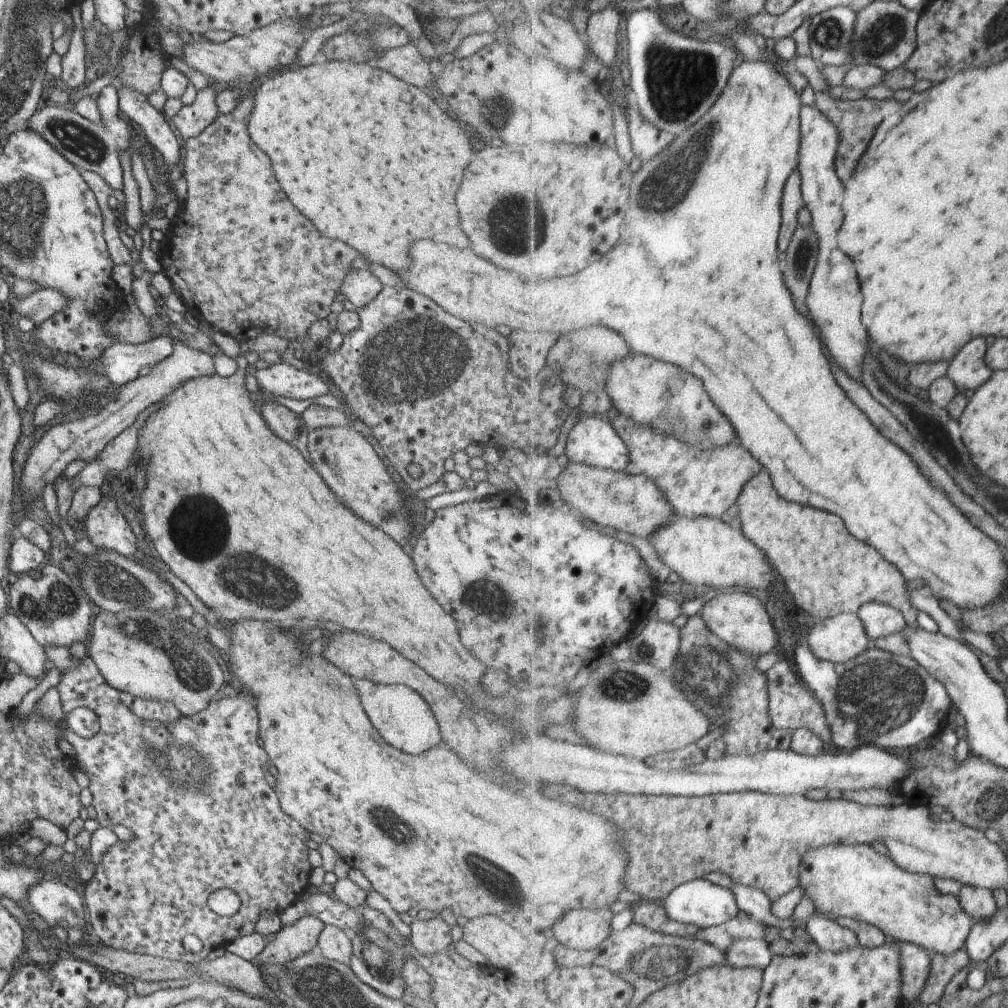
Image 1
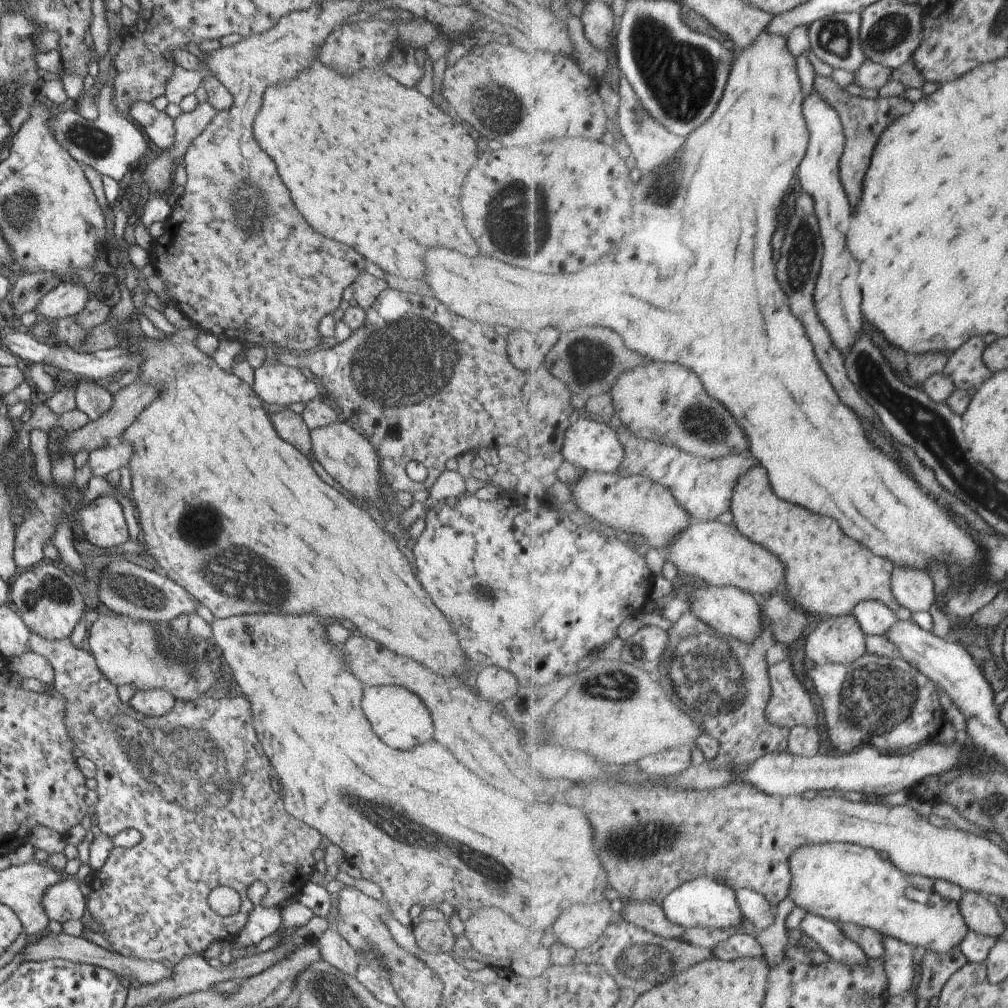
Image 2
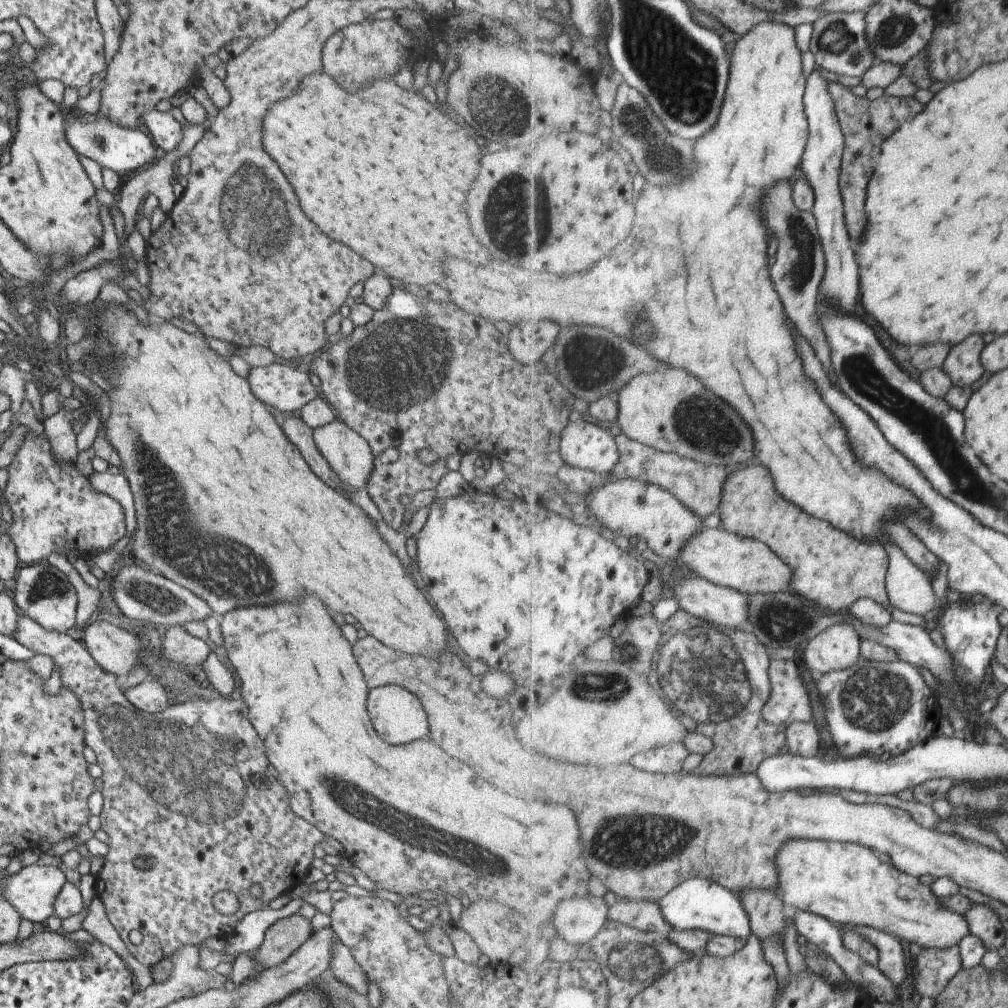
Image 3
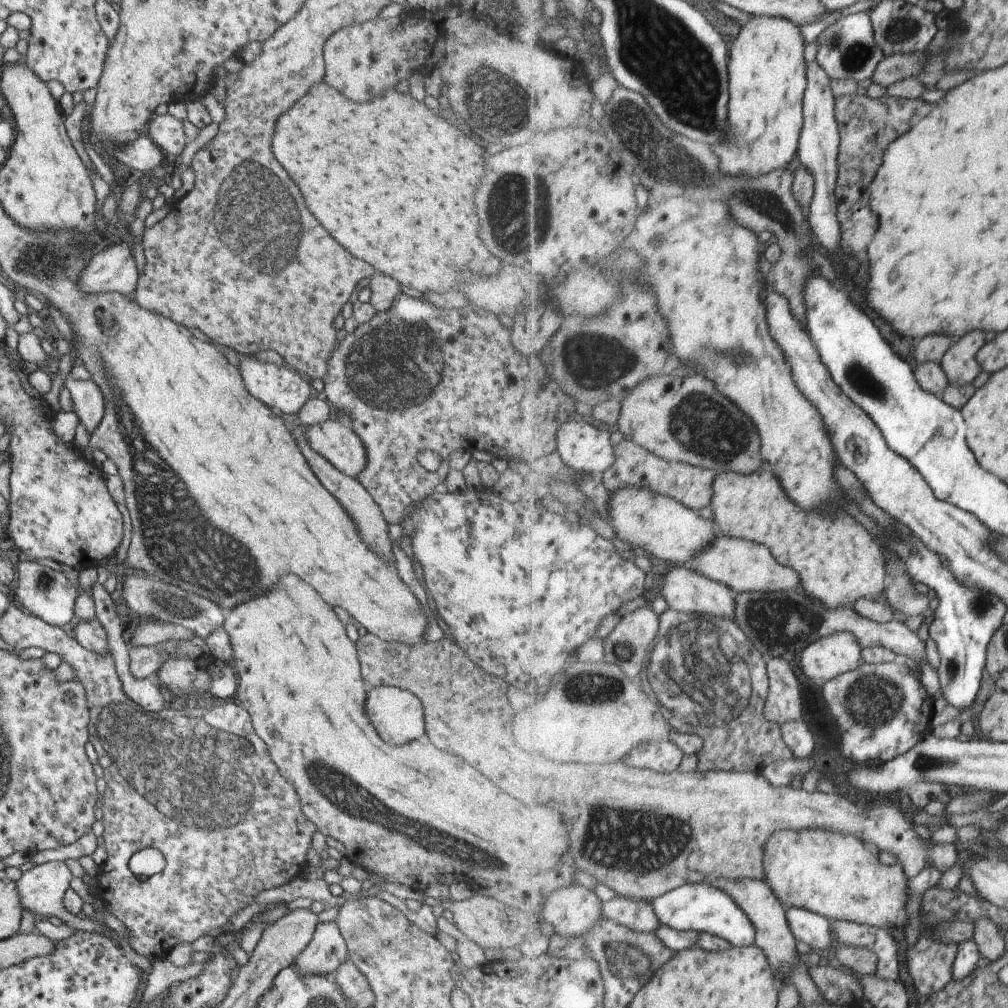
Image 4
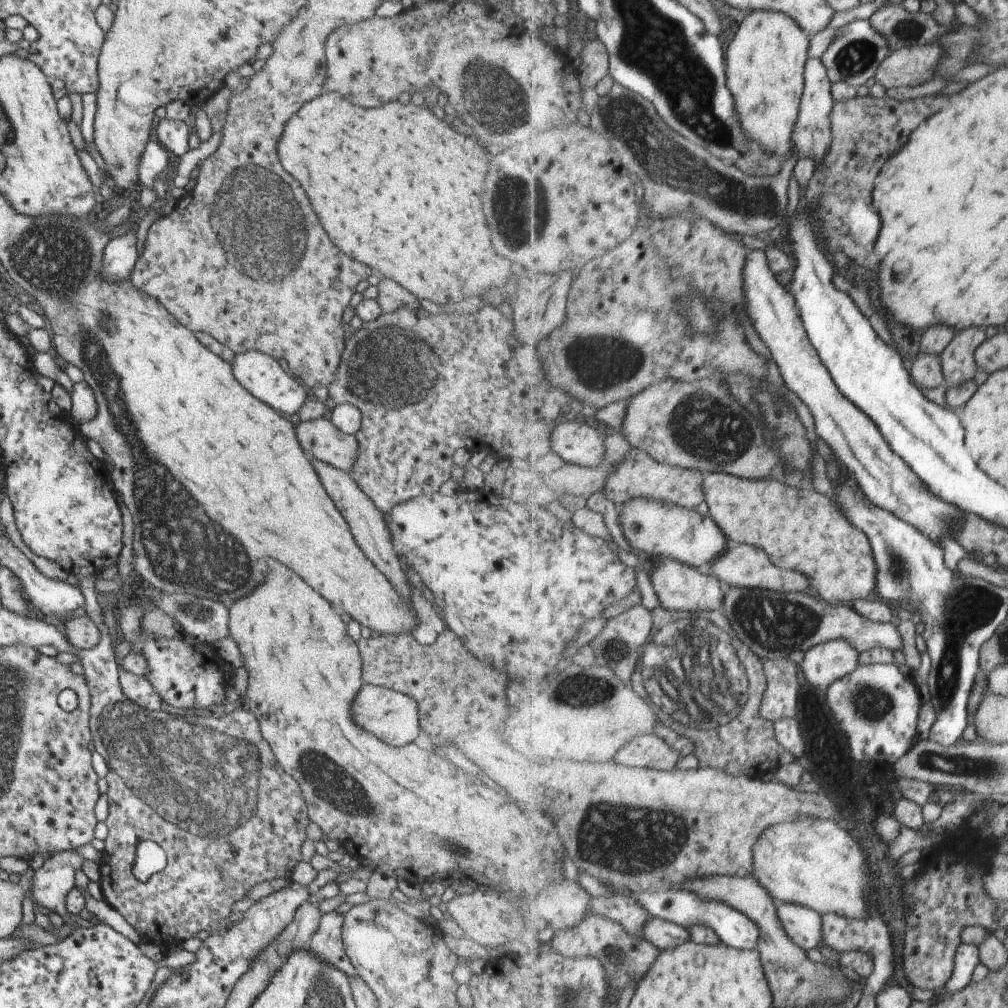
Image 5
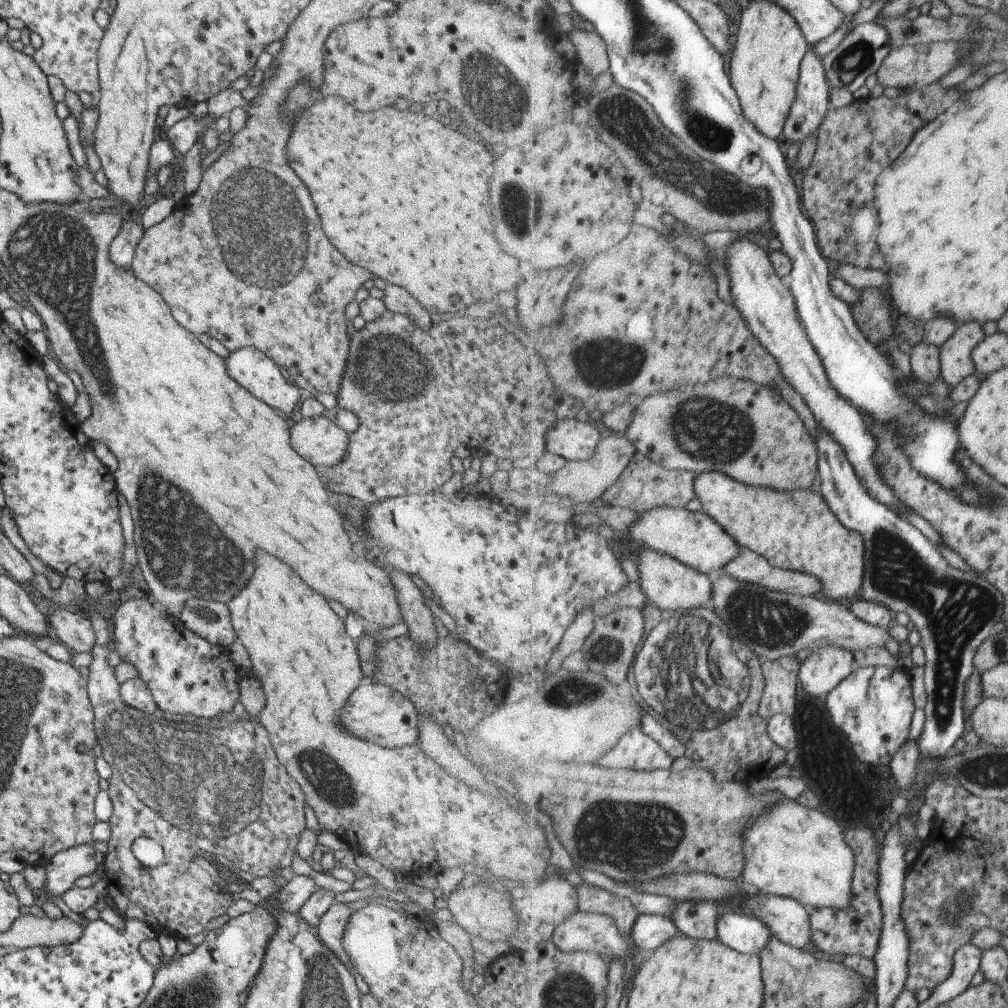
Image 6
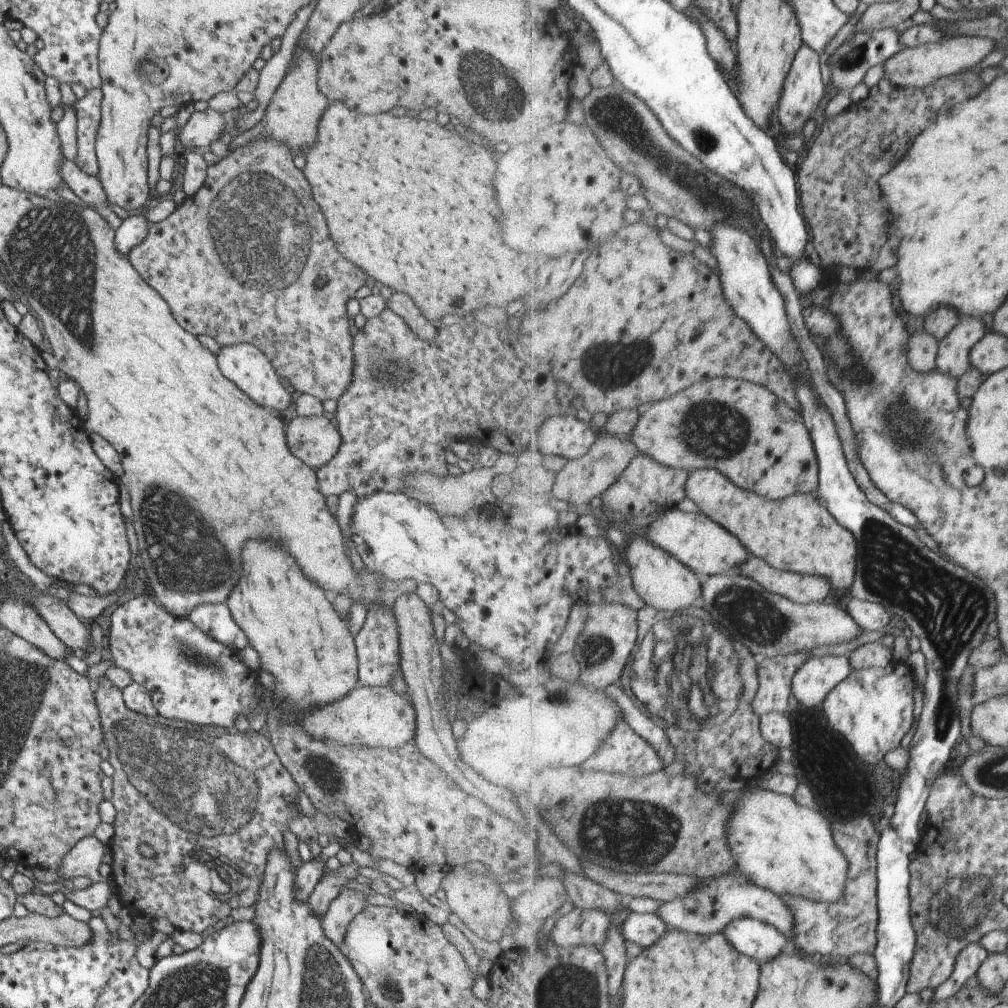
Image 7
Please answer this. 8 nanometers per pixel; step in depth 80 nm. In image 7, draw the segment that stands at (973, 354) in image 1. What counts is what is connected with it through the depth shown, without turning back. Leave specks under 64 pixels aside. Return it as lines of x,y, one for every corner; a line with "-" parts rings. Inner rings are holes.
961,318
960,323
948,334
947,338
939,341
939,352
936,360
937,370
942,373
961,378
971,367
970,352
983,337
986,336
985,324
977,318

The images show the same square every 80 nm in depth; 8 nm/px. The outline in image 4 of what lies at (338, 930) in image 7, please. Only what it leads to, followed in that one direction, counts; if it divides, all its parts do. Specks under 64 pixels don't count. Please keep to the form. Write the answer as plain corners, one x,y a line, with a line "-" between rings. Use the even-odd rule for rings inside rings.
331,920
318,924
306,949
295,956
293,966
301,976
327,976
333,975
339,964
347,959
343,938
335,926
335,921

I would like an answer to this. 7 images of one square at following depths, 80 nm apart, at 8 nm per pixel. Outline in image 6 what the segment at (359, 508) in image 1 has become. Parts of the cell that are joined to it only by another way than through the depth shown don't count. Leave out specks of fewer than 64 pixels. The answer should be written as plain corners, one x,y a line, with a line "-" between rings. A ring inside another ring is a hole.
327,413
297,420
288,435
291,448
311,466
333,466
348,445
348,434

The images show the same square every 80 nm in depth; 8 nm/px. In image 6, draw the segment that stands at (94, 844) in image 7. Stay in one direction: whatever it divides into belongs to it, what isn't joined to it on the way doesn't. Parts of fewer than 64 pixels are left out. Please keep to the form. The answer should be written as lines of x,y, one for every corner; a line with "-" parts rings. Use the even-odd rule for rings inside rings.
93,841
58,852
43,865
45,882
42,890
49,898
62,898
81,876
92,877
98,866
93,859
96,850
93,849
92,843

